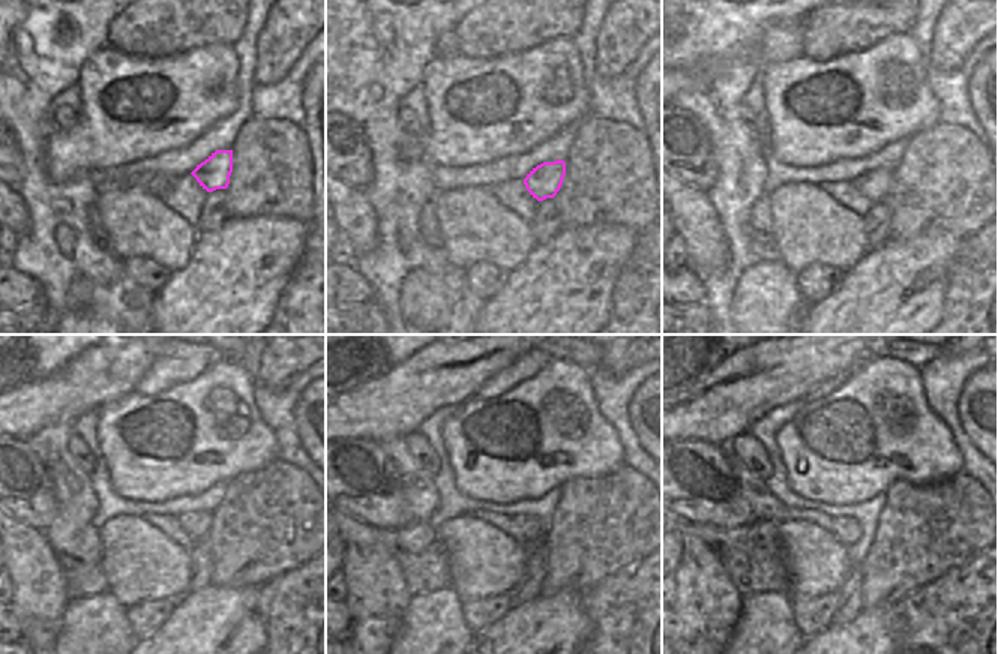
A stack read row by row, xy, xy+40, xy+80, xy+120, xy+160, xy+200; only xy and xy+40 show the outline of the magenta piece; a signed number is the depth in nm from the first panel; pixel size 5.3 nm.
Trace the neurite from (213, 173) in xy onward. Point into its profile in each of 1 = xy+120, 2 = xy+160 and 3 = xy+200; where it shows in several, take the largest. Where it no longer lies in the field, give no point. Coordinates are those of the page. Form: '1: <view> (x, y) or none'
1: xy+120 (197, 524)
2: xy+160 (529, 528)
3: xy+200 (845, 530)

